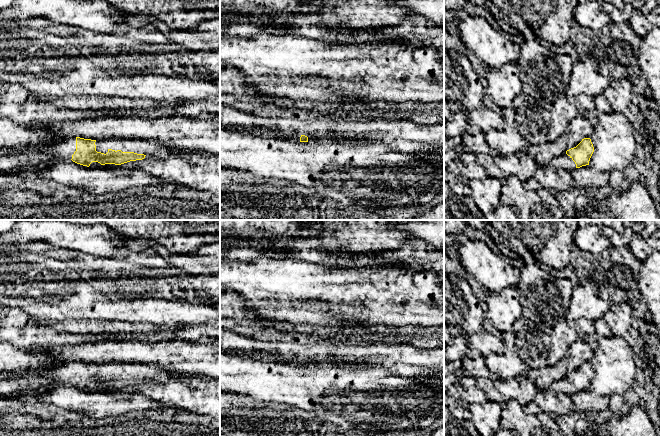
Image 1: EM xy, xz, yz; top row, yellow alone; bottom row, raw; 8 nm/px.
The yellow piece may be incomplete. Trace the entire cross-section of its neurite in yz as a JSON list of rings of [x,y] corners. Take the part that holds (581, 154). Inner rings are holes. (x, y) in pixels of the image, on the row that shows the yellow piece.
[[[568,130],[565,134],[567,135],[567,151],[565,154],[555,157],[550,162],[550,166],[571,173],[576,168],[589,165],[594,147],[590,138],[583,139],[577,134],[570,134]]]

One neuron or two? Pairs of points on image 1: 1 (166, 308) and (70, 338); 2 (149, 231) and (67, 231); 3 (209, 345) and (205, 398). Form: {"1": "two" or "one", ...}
{"1": "two", "2": "two", "3": "two"}

